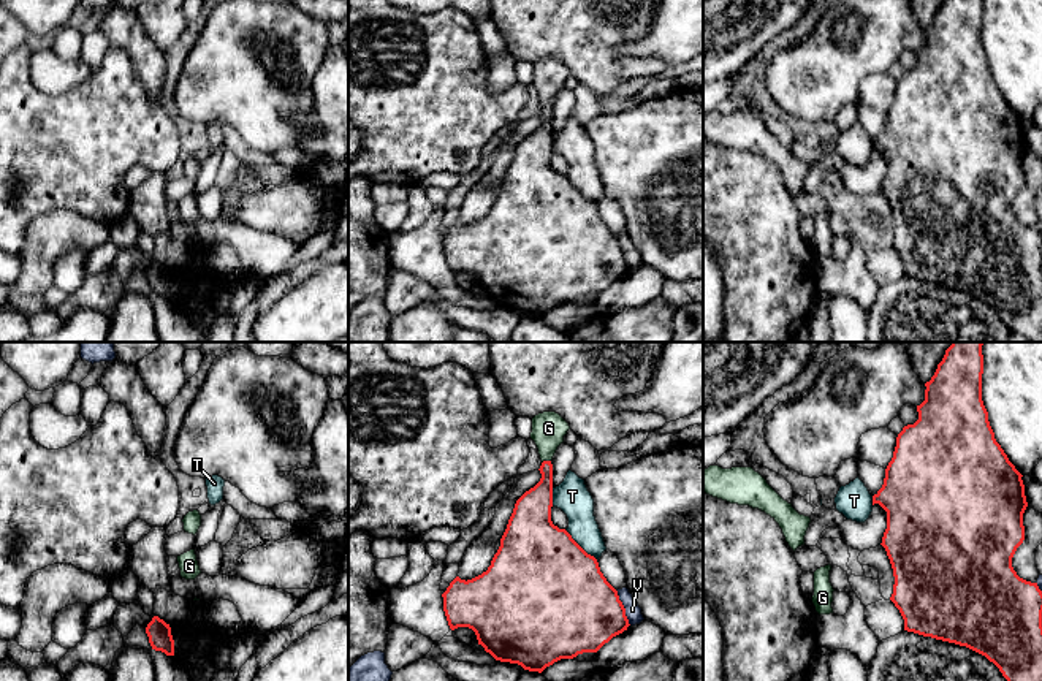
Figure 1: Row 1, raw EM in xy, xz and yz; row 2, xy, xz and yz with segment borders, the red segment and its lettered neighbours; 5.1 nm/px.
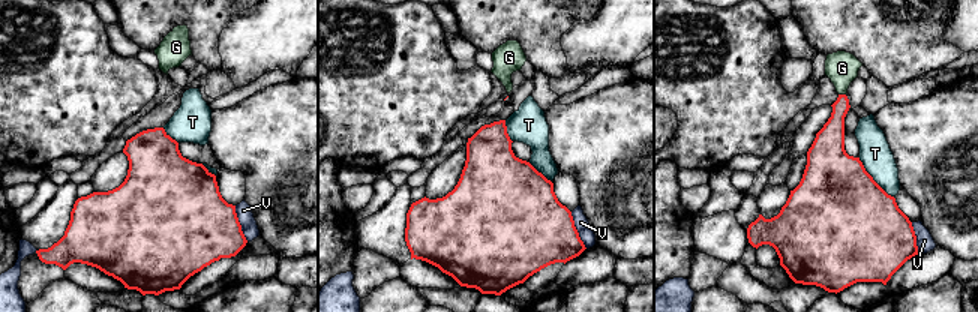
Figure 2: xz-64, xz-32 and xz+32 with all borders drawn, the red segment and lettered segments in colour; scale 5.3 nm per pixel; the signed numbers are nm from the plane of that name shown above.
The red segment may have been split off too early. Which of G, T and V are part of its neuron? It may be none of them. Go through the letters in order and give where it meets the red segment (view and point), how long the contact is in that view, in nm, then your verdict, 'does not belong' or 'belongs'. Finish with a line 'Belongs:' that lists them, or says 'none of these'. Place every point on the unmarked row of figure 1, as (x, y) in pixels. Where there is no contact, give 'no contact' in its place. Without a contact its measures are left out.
G: meets red in xz at (545, 106); contact 50 nm long; belongs
T: meets red in xz at (580, 192); contact 220 nm long; does not belong
V: meets red in xz at (624, 254); contact 190 nm long; does not belong
Belongs: G

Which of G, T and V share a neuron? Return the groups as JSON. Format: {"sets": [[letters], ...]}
{"sets": [["G"], ["T"], ["V"]]}

